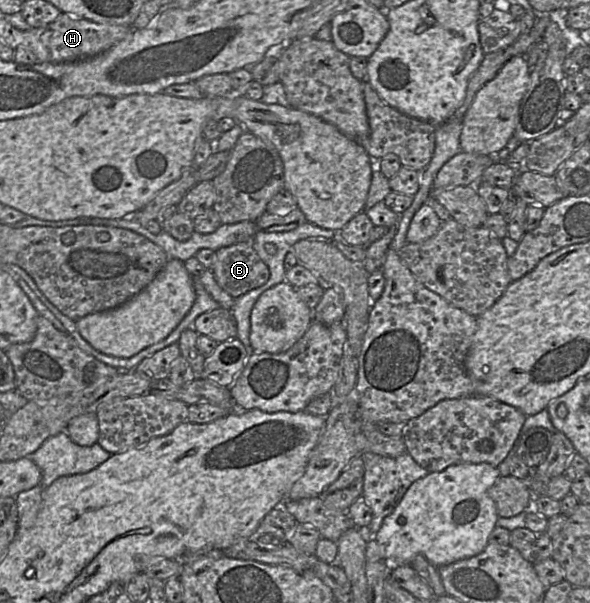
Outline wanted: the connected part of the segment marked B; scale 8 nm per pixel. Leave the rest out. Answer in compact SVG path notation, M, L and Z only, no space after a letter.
M247 242L216 250L210 270L218 286L234 299L262 286L269 278L268 267Z

